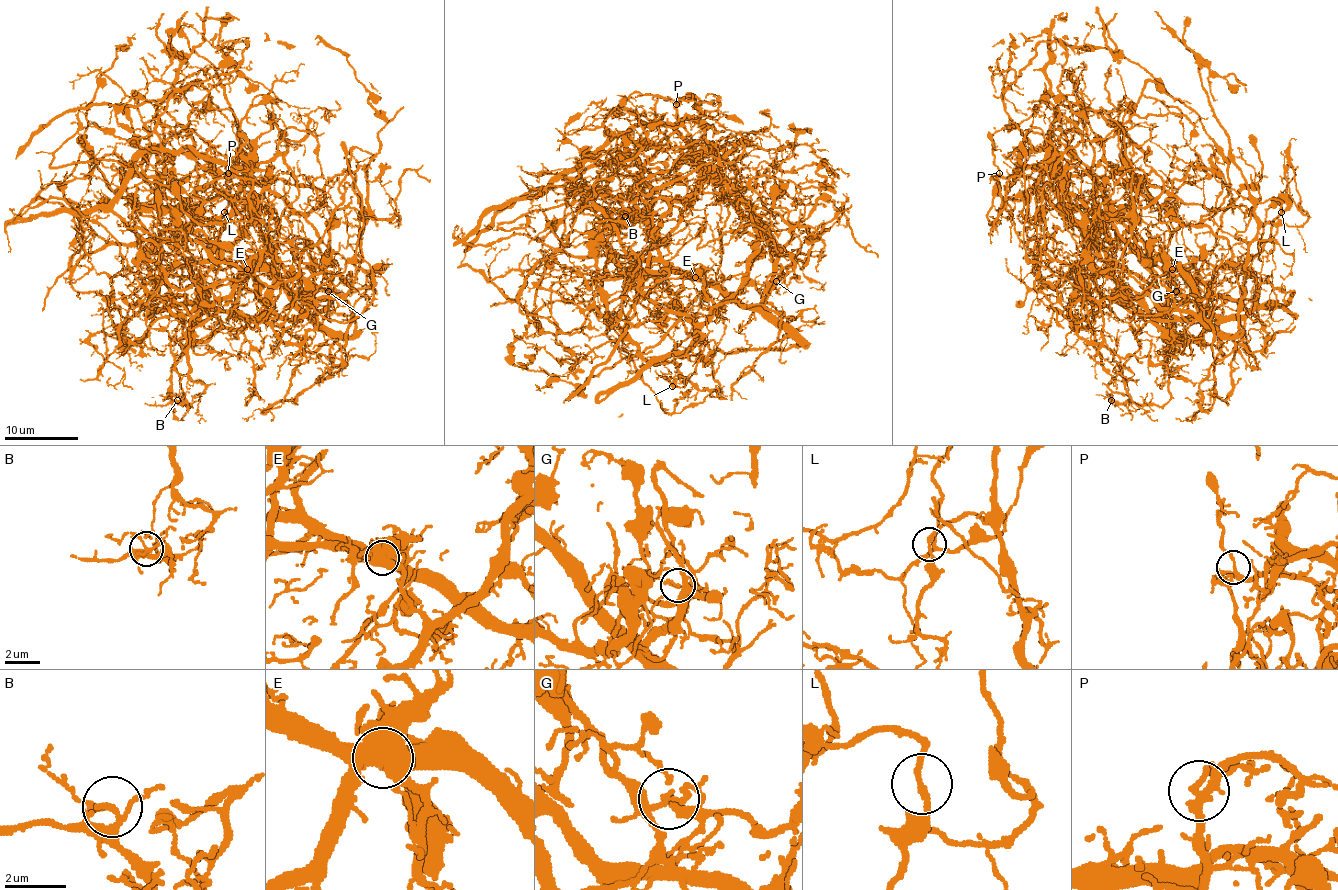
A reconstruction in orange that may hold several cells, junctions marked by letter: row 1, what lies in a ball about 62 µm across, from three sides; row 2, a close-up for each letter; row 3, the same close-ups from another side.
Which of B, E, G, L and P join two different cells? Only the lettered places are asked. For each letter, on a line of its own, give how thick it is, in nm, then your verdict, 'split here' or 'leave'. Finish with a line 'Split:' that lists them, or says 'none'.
B: 160 nm thick; leave
E: 650 nm thick; split here
G: 160 nm thick; split here
L: 190 nm thick; leave
P: 240 nm thick; leave
Split: E, G

